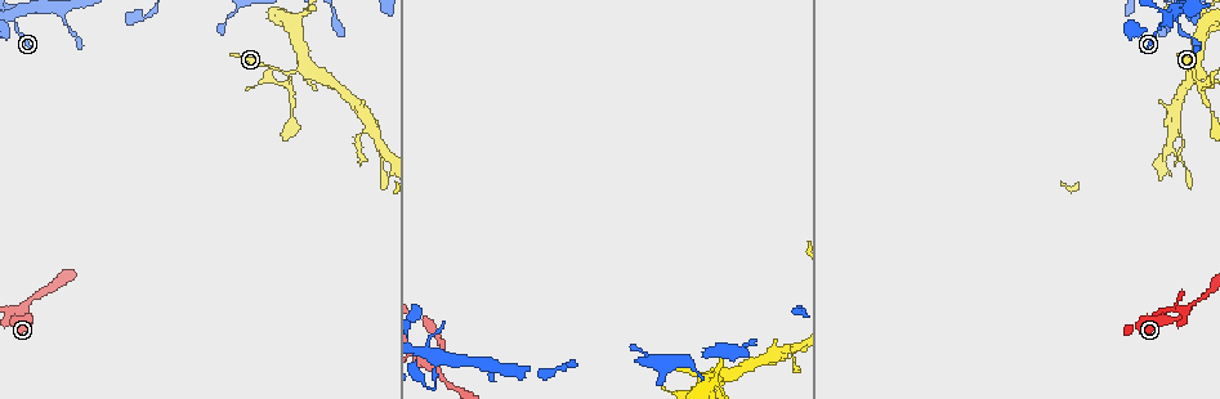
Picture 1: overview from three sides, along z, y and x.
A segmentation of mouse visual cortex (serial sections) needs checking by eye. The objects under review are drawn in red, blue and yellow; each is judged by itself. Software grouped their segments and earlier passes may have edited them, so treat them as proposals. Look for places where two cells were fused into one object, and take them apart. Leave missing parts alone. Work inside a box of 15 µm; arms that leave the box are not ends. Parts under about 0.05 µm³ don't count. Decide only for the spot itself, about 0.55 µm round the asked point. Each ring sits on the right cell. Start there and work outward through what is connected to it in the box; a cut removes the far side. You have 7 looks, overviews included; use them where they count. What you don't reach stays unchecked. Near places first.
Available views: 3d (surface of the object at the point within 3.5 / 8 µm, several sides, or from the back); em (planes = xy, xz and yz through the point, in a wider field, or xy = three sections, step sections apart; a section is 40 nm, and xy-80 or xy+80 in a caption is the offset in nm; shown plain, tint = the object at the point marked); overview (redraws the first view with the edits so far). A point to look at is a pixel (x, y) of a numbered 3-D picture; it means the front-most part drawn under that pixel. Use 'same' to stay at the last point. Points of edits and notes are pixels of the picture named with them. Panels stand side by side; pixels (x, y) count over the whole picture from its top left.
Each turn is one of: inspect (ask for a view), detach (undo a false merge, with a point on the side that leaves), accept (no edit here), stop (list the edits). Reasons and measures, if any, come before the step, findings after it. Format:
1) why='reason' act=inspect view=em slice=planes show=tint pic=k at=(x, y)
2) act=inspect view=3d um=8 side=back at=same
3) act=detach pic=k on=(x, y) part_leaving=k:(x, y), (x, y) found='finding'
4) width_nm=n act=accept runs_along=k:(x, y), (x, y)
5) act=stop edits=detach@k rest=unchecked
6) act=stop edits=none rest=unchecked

why='arms part here' act=inspect view=3d um=8 side=back pic=1 at=(24, 308)

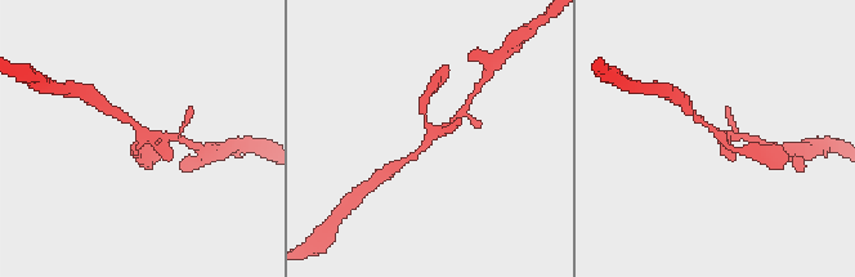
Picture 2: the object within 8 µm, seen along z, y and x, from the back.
arms=3 arm_widths_nm=200,200,200 act=inspect view=em slice=xy step=2 show=tint pic=2 at=(430, 129)

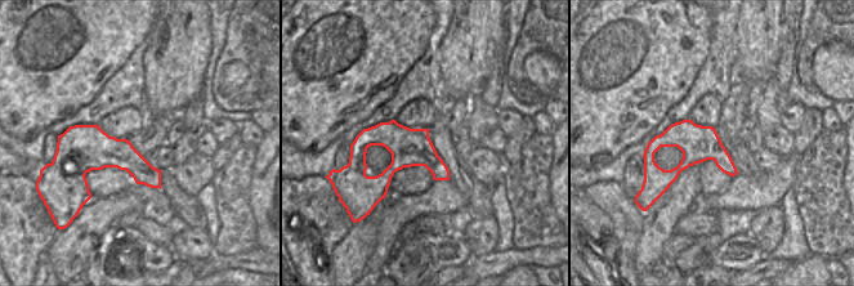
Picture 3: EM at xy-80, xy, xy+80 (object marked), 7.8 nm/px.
act=accept runs_along=2:(751, 152), (730, 150), (698, 119) found='all the same cell'

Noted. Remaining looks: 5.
why='three arms meet' act=inspect view=3d um=8 pic=1 at=(1203, 85)

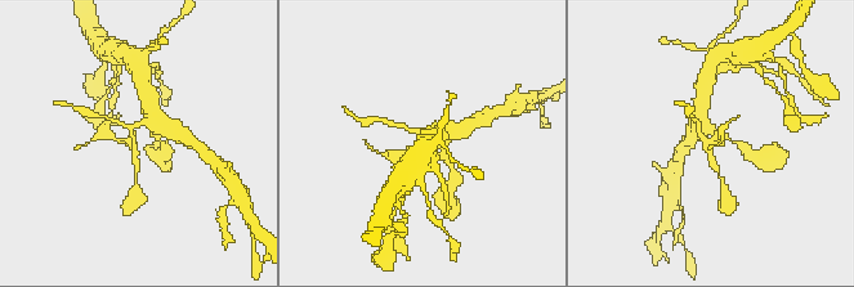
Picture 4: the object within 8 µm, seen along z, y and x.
arms=3 arm_widths_nm=150,150,200 why='shape alone is not enough' act=inspect view=em slice=planes show=tint pic=4 at=(135, 145)

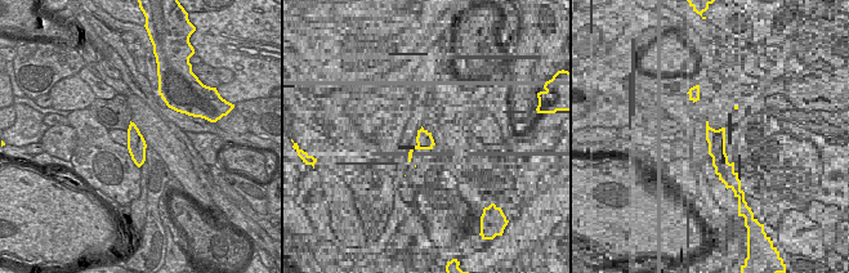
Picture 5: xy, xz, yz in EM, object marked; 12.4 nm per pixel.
act=accept runs_along=4:(694, 121), (721, 180) found='continuous, no second cell'

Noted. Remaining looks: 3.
why='thin arm on a thick one' act=inspect view=3d um=3.5 pic=1 at=(1206, 22)

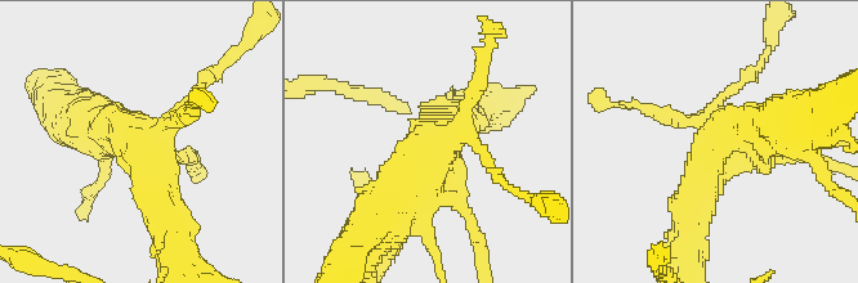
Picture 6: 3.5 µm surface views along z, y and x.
act=inspect view=em slice=xy step=3 show=tint pic=6 at=(153, 143)

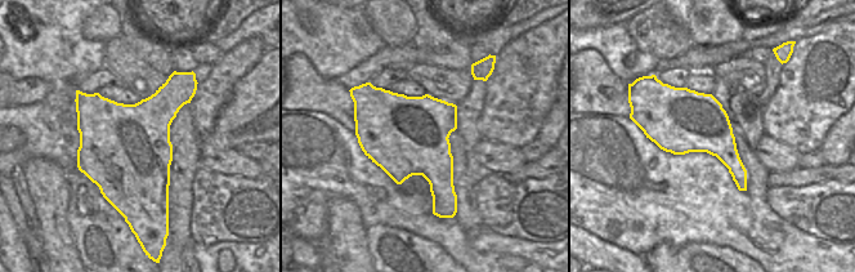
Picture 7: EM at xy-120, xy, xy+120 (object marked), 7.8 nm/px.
act=accept found='all the same cell'

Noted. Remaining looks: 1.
act=stop edits=none rest=unchecked

